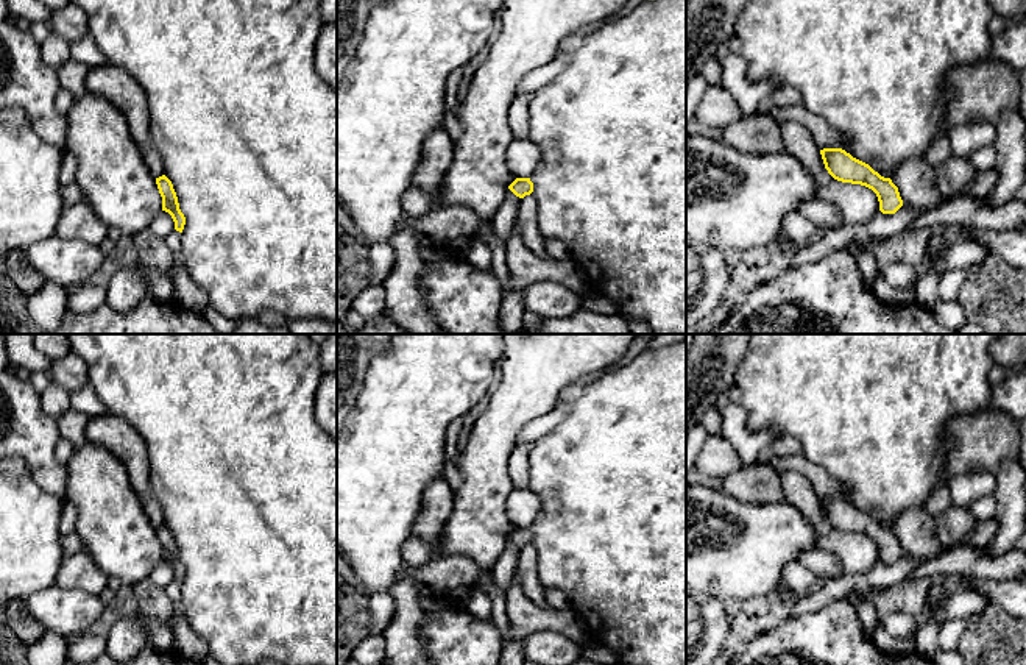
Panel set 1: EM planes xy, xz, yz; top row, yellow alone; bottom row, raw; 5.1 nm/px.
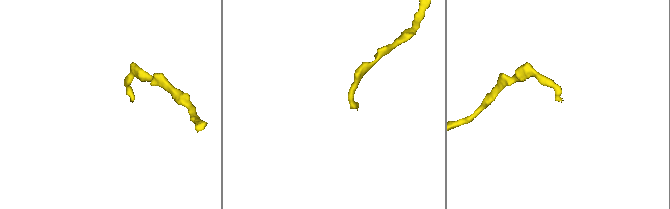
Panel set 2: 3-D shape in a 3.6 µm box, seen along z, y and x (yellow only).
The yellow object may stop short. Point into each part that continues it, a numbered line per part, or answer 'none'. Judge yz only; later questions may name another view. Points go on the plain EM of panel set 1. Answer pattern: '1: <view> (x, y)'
none

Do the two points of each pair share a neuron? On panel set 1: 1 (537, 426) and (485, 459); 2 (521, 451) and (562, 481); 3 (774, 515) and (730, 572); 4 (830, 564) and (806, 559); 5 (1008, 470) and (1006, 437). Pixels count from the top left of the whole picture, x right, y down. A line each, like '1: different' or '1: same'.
1: different
2: different
3: same
4: same
5: different

